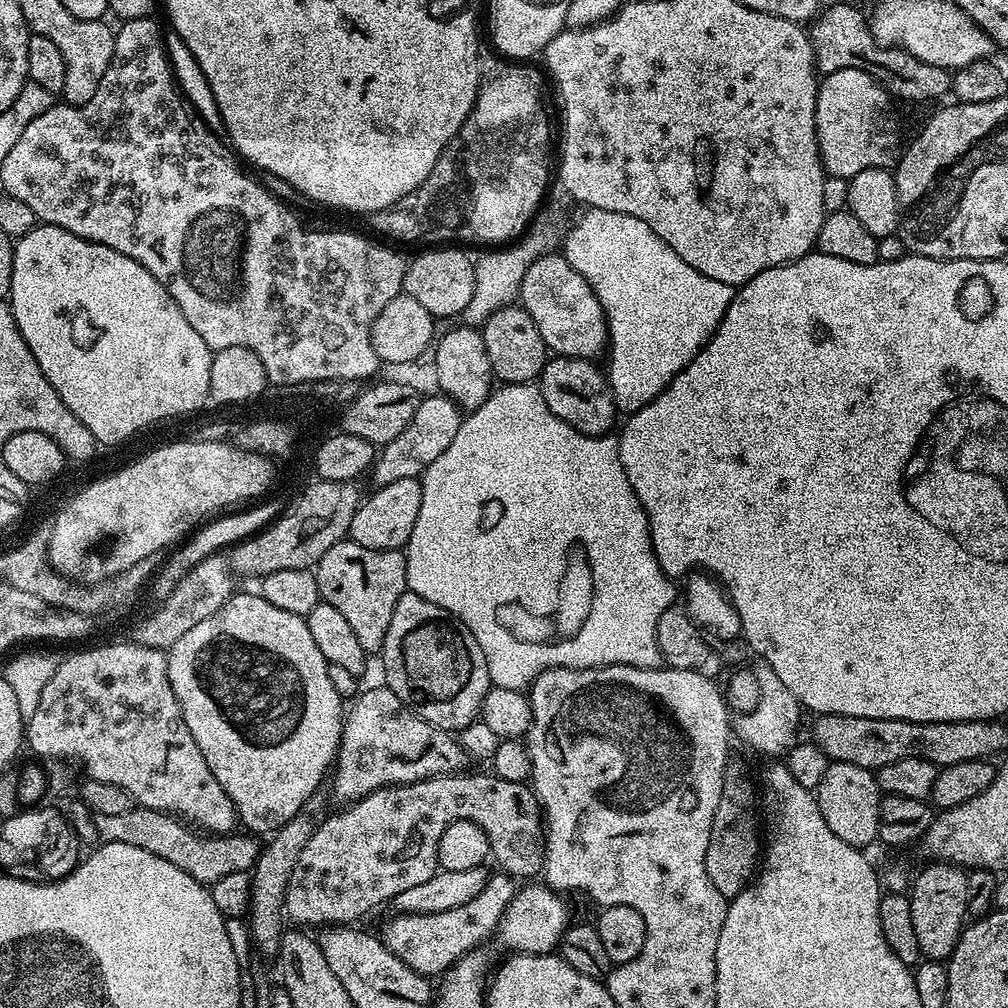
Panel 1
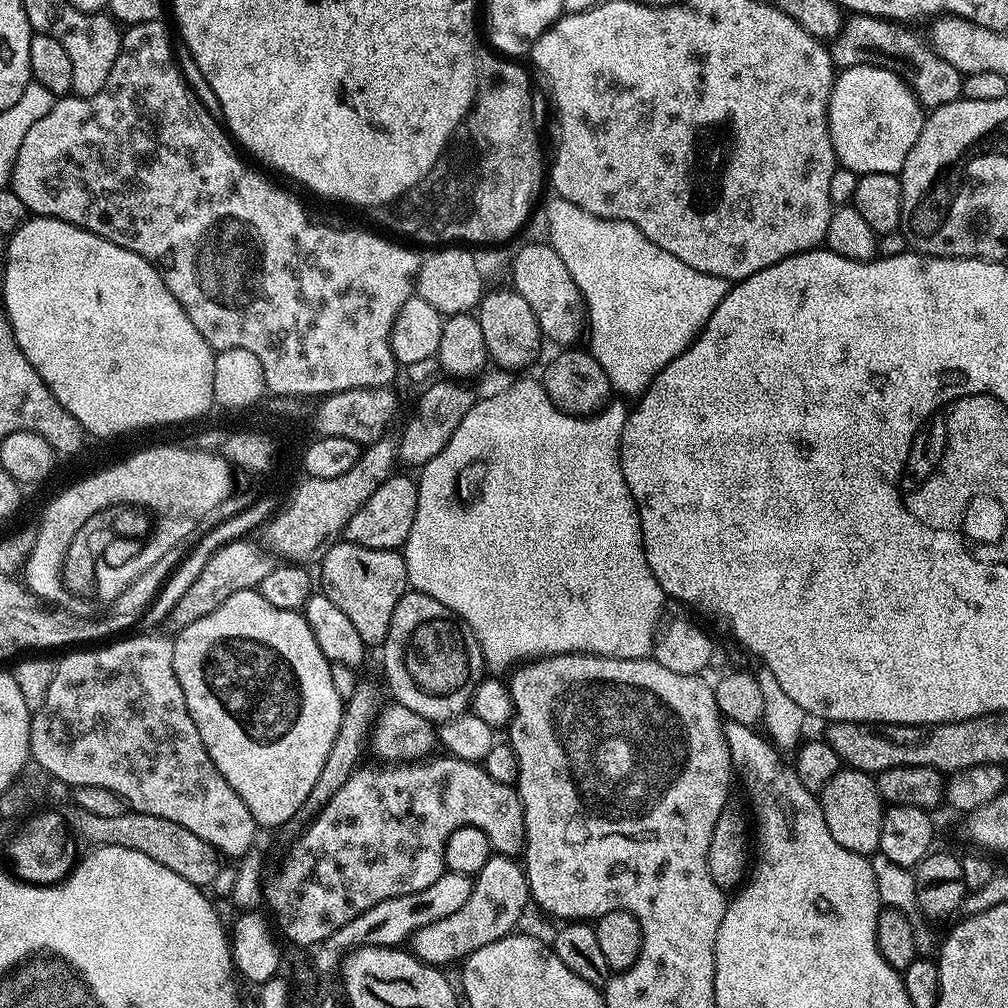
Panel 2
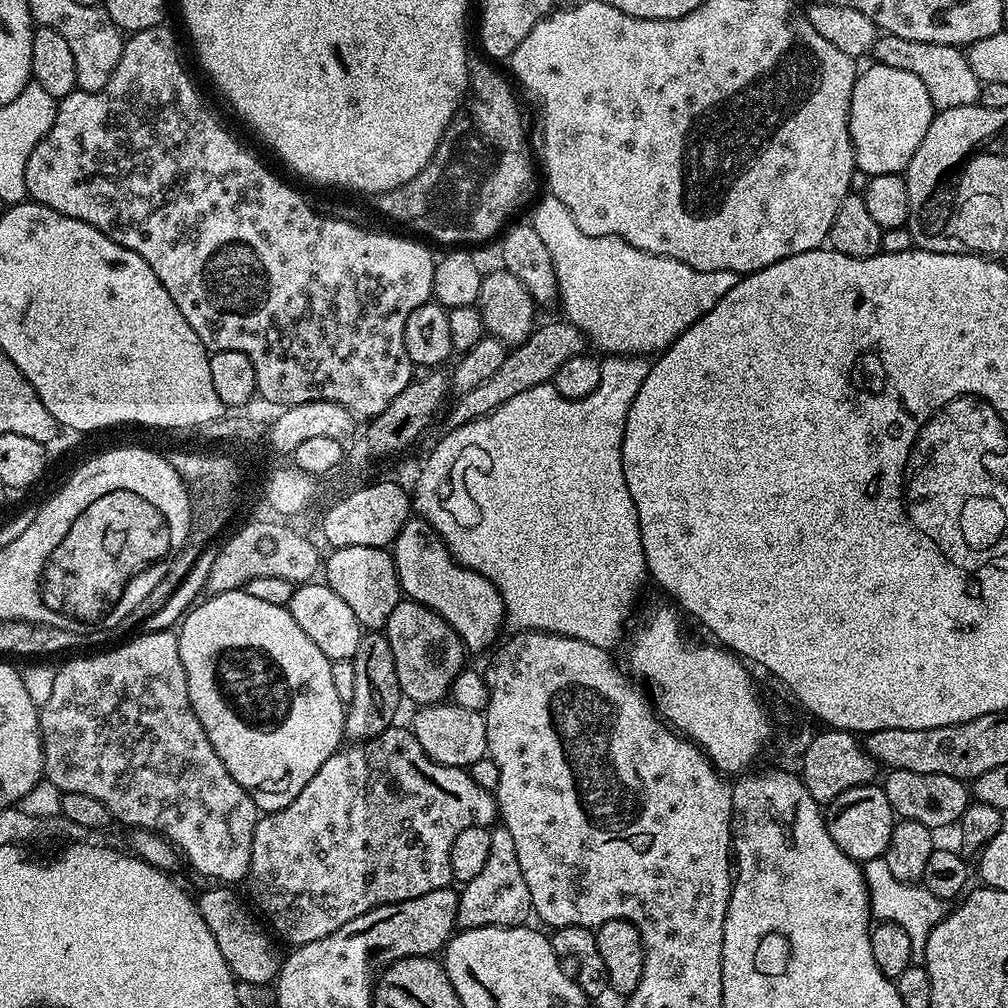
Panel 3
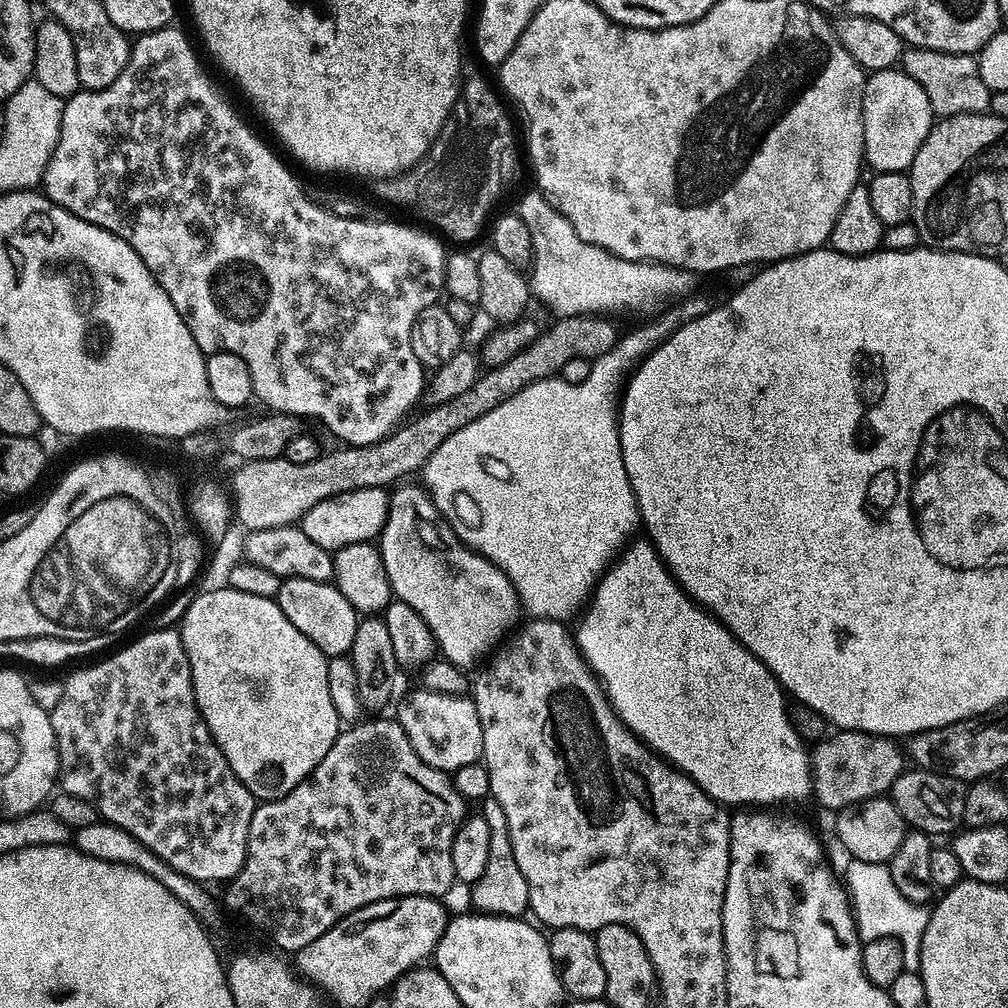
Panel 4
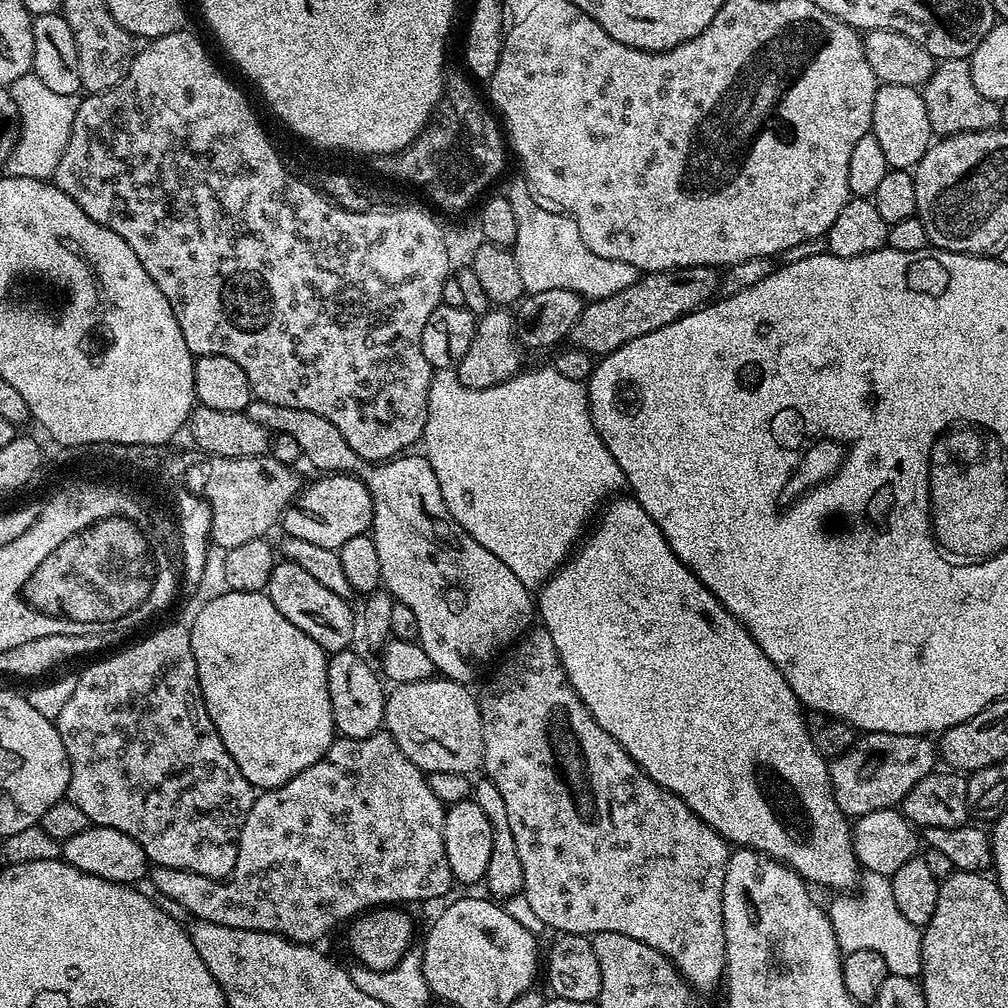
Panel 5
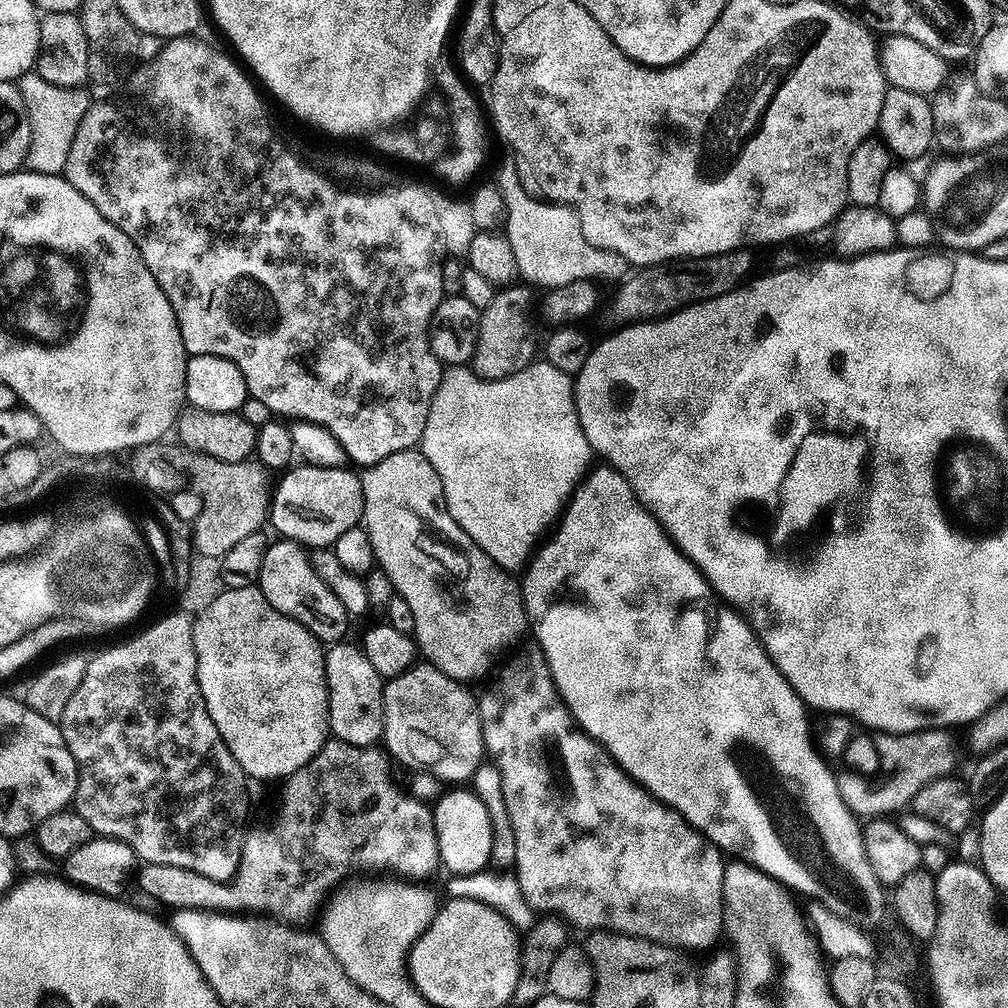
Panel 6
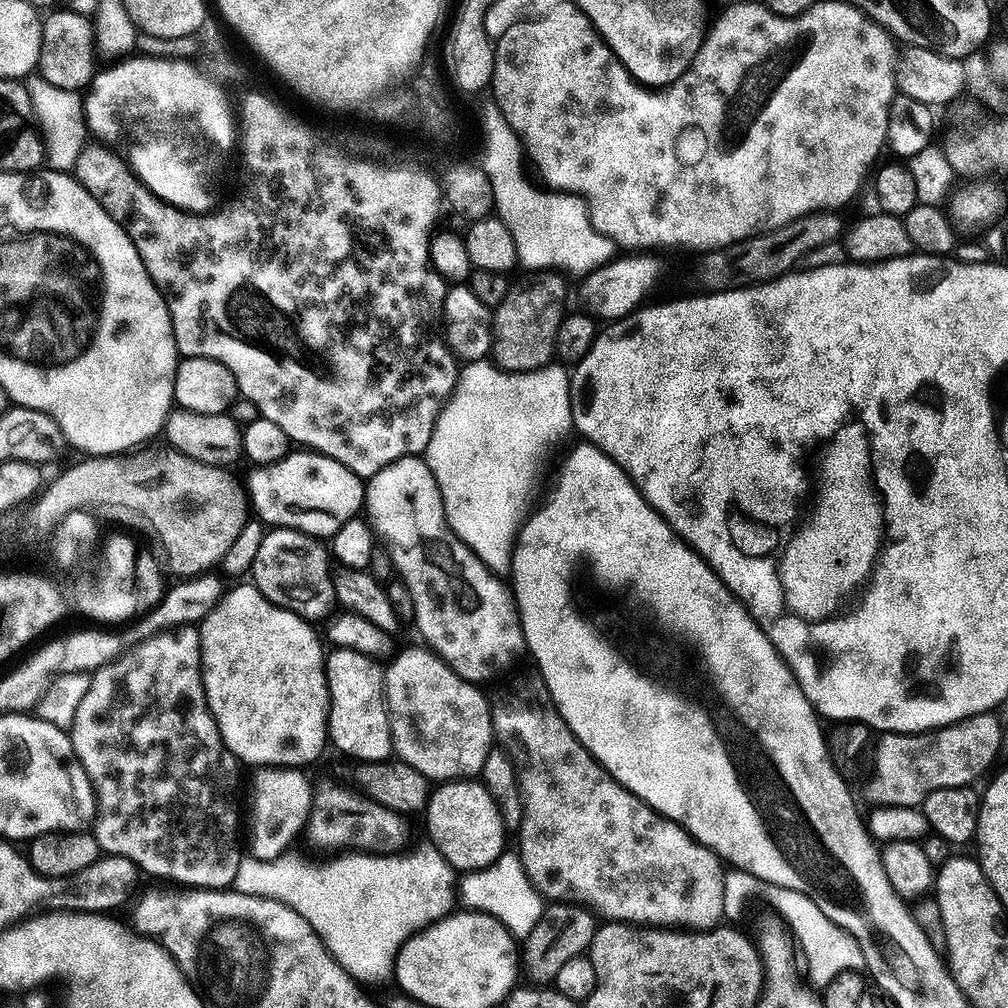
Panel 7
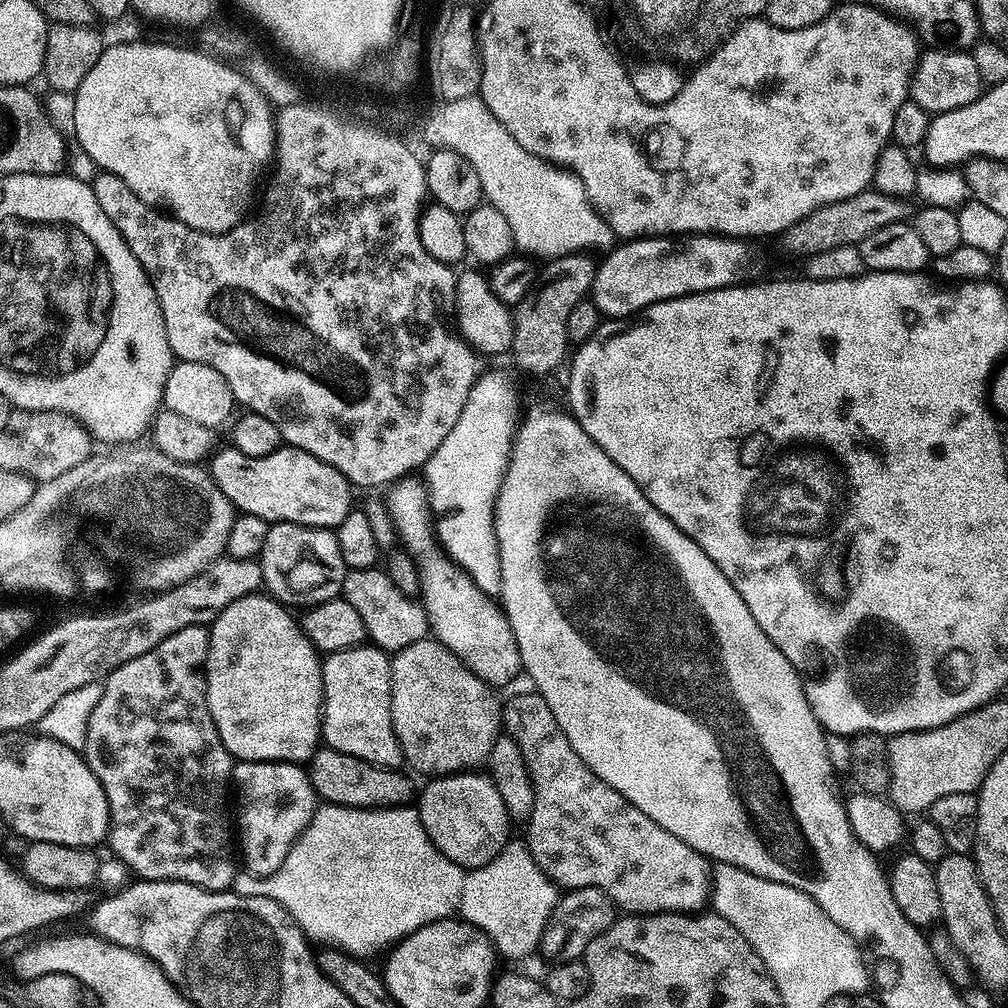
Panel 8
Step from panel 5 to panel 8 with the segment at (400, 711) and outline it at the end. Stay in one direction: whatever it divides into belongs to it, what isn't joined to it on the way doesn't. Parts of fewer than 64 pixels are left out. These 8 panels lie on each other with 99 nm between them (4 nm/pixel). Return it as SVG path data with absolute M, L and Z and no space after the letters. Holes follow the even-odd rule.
M425 638L406 646L401 652L391 657L392 681L390 682L390 714L394 722L394 734L398 738L401 750L404 751L404 758L407 767L417 768L425 772L425 777L435 778L437 776L450 776L463 773L465 770L472 770L475 764L483 765L488 759L494 742L502 735L502 700L489 684L482 682L478 674L474 674L445 644L435 638Z

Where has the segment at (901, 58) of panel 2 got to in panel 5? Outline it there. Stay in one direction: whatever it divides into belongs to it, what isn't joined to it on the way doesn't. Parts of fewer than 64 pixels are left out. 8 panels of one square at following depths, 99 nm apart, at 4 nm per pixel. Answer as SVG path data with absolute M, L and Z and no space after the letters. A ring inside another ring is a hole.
M966 58L942 60L922 85L922 95L926 102L926 114L930 114L933 133L943 138L959 132L990 129L1000 124L1001 110L997 101L984 97L975 88L970 73L971 61Z

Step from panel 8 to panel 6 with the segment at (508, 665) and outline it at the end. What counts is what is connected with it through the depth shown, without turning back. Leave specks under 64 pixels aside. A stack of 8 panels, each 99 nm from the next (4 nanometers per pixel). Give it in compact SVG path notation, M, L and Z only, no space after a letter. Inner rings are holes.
M419 449L390 454L382 462L365 467L359 477L364 495L362 527L372 543L376 564L384 568L393 583L395 595L406 598L406 604L414 614L414 639L419 655L455 680L482 679L492 667L495 669L501 663L500 655L511 644L518 643L523 632L529 631L521 581L496 565L476 545L474 538L454 522L446 506L442 478L438 478L438 470Z

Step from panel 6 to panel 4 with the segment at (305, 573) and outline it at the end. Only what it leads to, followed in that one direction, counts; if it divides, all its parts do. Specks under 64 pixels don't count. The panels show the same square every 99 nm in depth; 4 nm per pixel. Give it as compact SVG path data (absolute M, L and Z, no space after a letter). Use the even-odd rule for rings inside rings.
M289 576L281 579L280 589L274 599L282 614L286 614L286 618L290 618L290 622L294 622L294 626L298 626L298 630L302 630L302 634L306 634L306 638L310 638L310 642L314 642L314 646L318 646L318 650L322 650L325 656L349 655L354 643L358 614L350 602L342 598L335 583L323 584L310 578Z

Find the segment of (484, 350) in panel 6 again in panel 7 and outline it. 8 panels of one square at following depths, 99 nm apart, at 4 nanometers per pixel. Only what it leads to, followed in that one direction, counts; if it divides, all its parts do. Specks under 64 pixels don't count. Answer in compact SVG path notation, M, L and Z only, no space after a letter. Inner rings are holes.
M556 270L545 271L541 276L544 277L537 284L511 291L494 309L494 360L506 372L545 368L556 356L558 326L566 315L564 303L568 300L568 284Z

